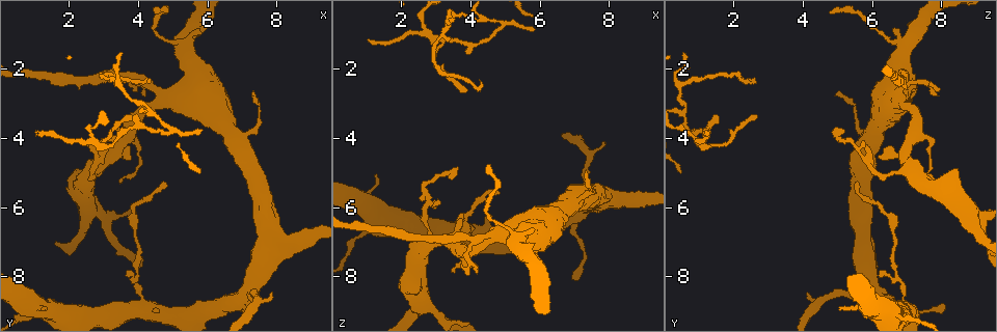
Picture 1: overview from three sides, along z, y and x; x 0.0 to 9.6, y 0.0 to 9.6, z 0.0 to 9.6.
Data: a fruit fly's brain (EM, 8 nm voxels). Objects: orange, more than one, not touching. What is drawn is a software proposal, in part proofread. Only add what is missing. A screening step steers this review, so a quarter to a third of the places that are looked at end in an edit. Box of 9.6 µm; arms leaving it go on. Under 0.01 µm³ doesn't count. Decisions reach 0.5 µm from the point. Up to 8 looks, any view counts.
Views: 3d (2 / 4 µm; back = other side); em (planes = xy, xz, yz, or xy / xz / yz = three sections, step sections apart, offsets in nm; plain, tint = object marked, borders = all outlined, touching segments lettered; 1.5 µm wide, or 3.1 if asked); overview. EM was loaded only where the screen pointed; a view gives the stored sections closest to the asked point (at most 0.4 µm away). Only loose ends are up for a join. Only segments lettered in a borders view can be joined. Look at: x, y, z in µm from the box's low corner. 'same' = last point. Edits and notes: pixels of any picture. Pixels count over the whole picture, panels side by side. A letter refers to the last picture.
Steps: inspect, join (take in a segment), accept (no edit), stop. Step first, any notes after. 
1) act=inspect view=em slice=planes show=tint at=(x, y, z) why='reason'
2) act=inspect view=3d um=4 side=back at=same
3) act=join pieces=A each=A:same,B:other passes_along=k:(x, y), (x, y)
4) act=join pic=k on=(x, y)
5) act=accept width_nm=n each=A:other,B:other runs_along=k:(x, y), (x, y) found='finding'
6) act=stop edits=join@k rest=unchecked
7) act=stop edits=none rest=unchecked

act=inspect view=em slice=planes show=borders at=(3.05, 4.25, 5.75) why='an open end'

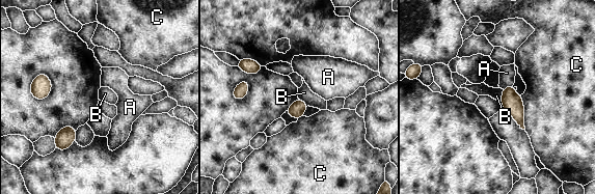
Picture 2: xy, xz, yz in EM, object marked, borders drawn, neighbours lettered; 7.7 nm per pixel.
act=accept each=A:other,B:other,C:other border=2:(503, 89), (503, 95), (499, 100) found='none of them fits'

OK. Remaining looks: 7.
act=inspect view=em slice=planes show=borders at=(3.95, 2.65, 8.00)

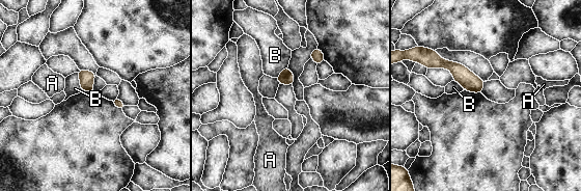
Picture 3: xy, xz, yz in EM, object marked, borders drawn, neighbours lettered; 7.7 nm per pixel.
act=accept longest_contact=B:150nm each=A:other,B:other border=3:(77, 73), (82, 90) found='none of them fits'

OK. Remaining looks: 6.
act=inspect view=3d um=2 at=(1.10, 3.90, 1.10) why='thin end'

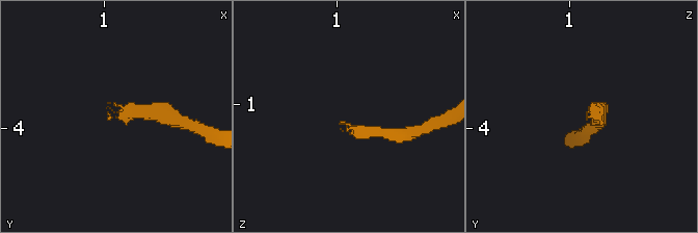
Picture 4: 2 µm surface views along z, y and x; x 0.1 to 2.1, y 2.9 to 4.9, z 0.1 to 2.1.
act=inspect view=em slice=planes show=borders at=(1.12, 3.90, 1.18)

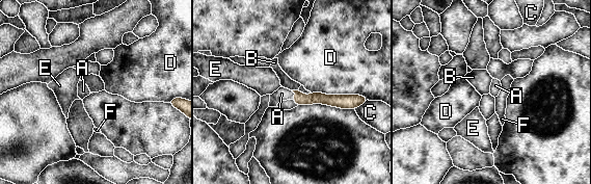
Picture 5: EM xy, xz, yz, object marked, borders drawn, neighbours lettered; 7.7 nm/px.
act=join pieces=A each=A:same,B:other,C:other,D:other,E:other,F:other passes_along=5:(315, 98), (295, 95), (281, 94) found='the neuron continues'

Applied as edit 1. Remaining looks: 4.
act=stop edits=join@5 rest=unchecked

